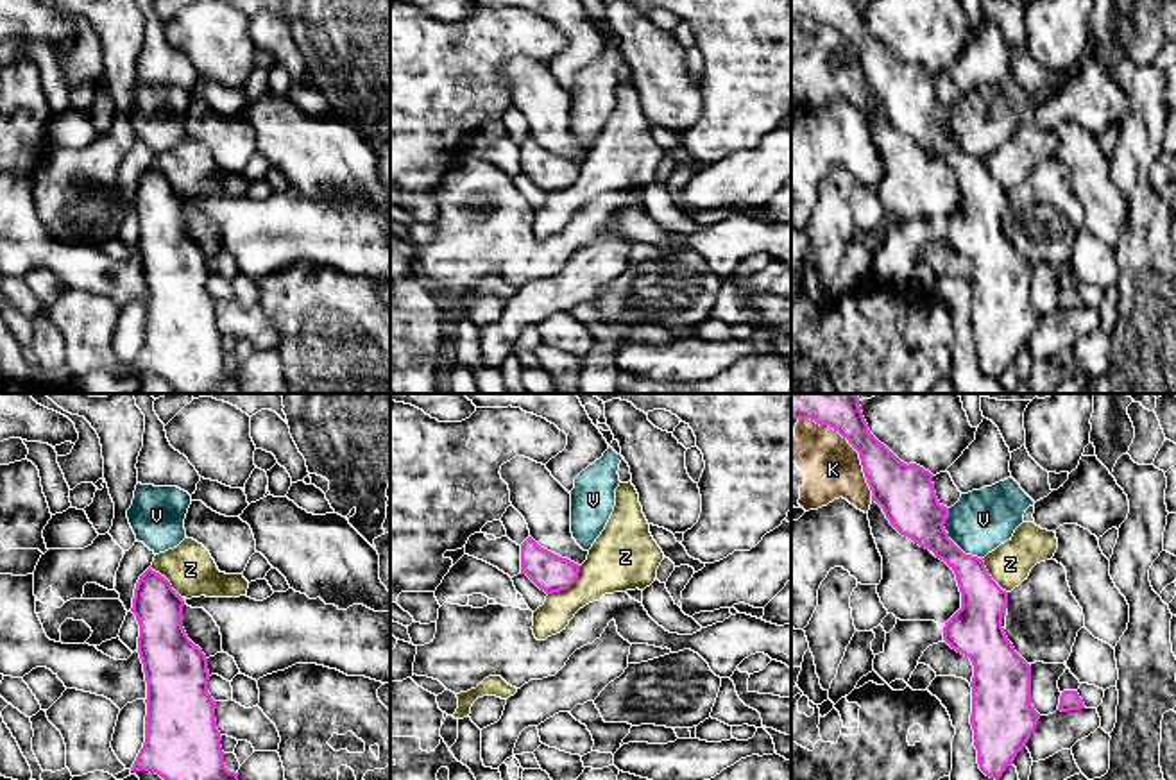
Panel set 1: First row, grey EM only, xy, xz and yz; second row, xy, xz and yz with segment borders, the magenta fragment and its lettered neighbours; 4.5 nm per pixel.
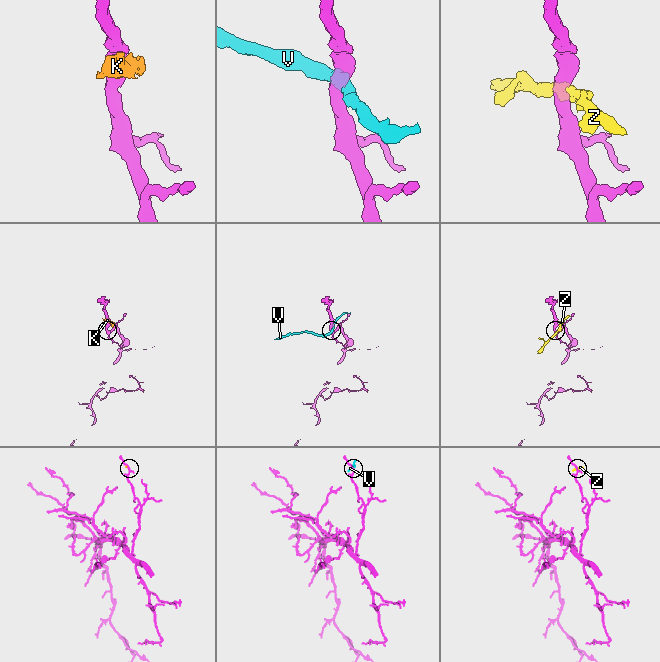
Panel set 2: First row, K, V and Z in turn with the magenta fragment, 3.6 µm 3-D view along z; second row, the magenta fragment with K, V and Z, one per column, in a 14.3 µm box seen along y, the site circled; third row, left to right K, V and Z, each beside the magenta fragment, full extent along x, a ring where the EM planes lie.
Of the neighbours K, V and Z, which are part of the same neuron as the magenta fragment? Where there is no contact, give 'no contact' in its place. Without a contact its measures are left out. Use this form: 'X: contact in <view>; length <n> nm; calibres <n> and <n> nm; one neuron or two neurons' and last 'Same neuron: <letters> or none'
K: contact in yz; length 500 nm; calibres 260 and 260 nm; two neurons
V: contact in yz; length 280 nm; calibres 240 and 280 nm; two neurons
Z: contact in xz; length 200 nm; calibres 170 and 260 nm; two neurons
Same neuron: none

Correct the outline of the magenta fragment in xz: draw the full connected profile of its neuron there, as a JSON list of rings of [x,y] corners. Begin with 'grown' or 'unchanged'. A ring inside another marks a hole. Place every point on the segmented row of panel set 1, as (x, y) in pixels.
unchanged; [[[532,537],[521,544],[521,574],[526,574],[546,594],[569,589],[580,565],[541,547]]]

